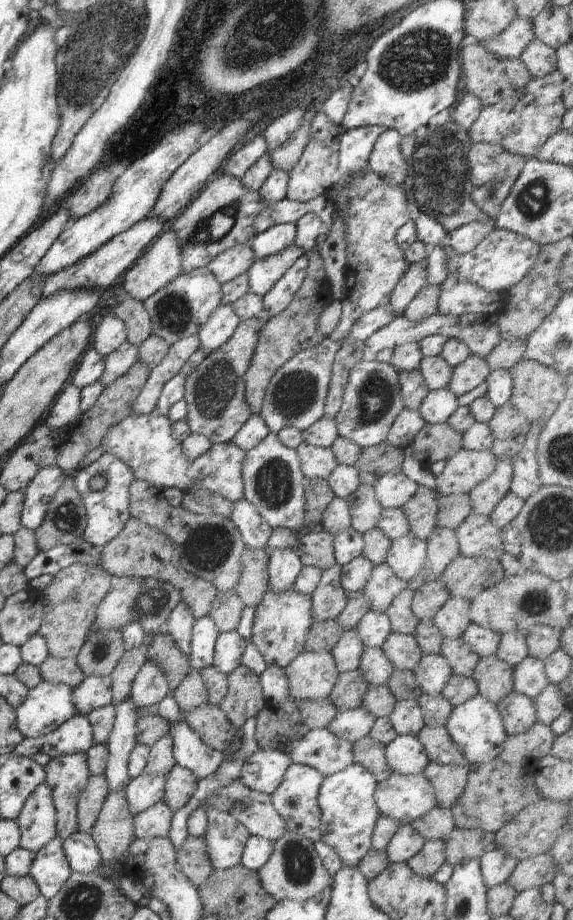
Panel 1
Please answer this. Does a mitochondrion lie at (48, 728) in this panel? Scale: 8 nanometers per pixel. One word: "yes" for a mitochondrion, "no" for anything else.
no

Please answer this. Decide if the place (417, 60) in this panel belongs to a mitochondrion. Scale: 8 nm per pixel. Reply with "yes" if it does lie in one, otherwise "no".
yes

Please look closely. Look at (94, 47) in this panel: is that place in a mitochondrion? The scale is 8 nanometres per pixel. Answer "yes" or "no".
yes

